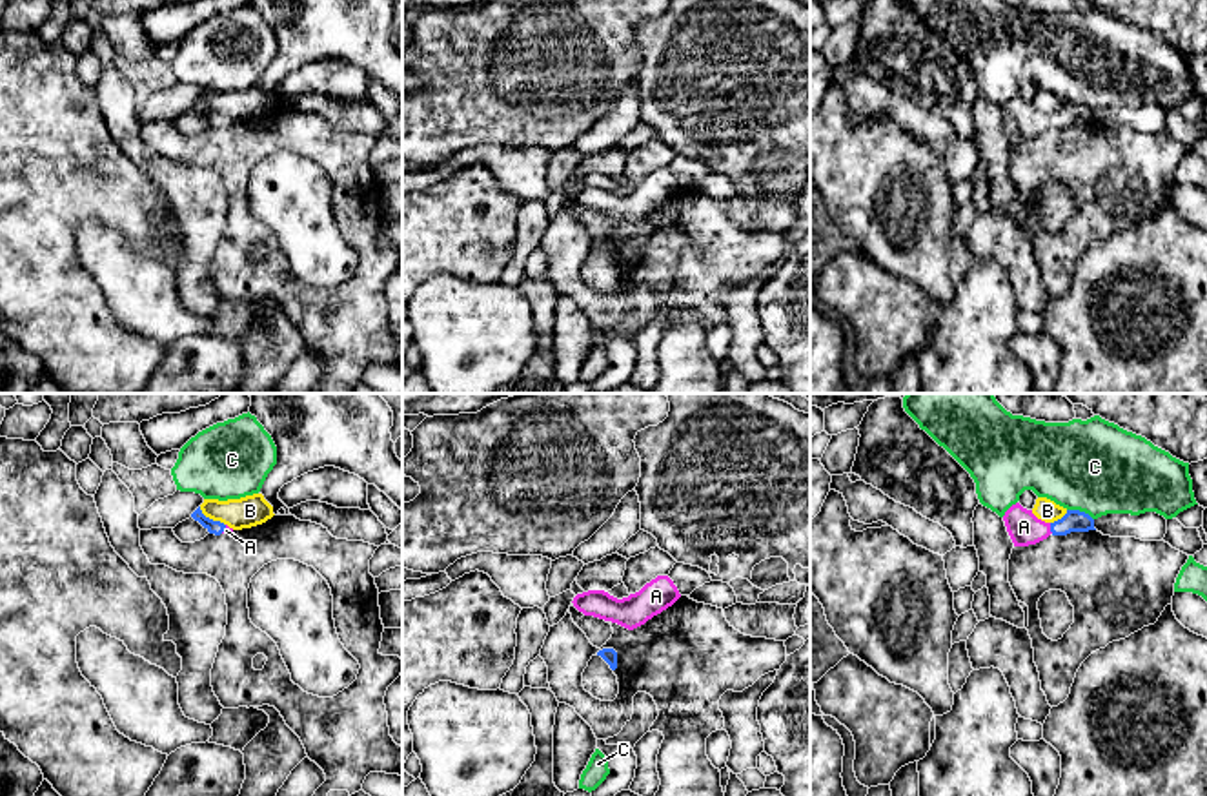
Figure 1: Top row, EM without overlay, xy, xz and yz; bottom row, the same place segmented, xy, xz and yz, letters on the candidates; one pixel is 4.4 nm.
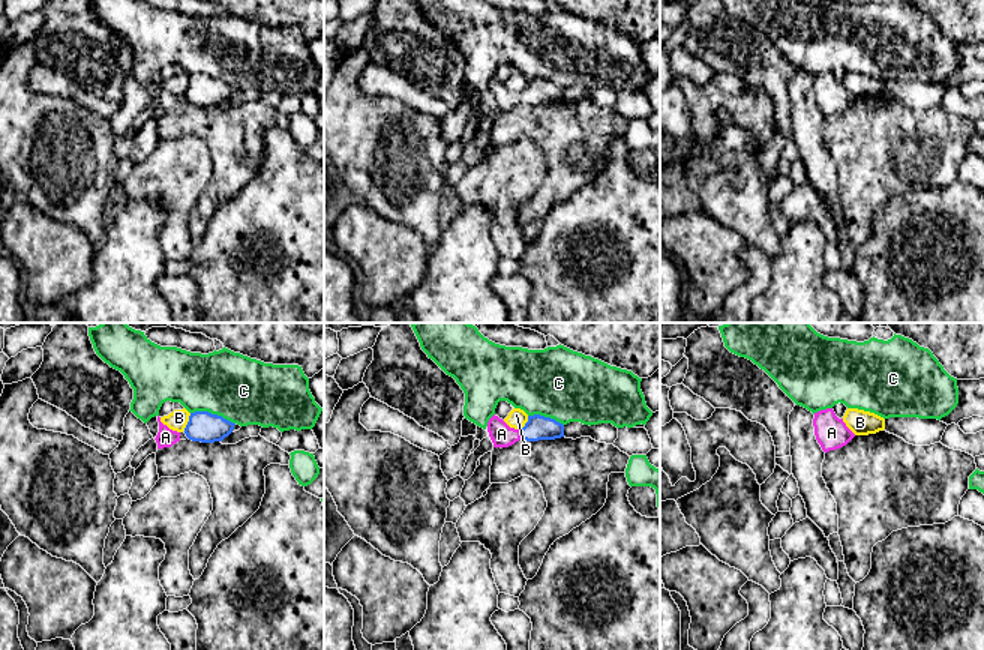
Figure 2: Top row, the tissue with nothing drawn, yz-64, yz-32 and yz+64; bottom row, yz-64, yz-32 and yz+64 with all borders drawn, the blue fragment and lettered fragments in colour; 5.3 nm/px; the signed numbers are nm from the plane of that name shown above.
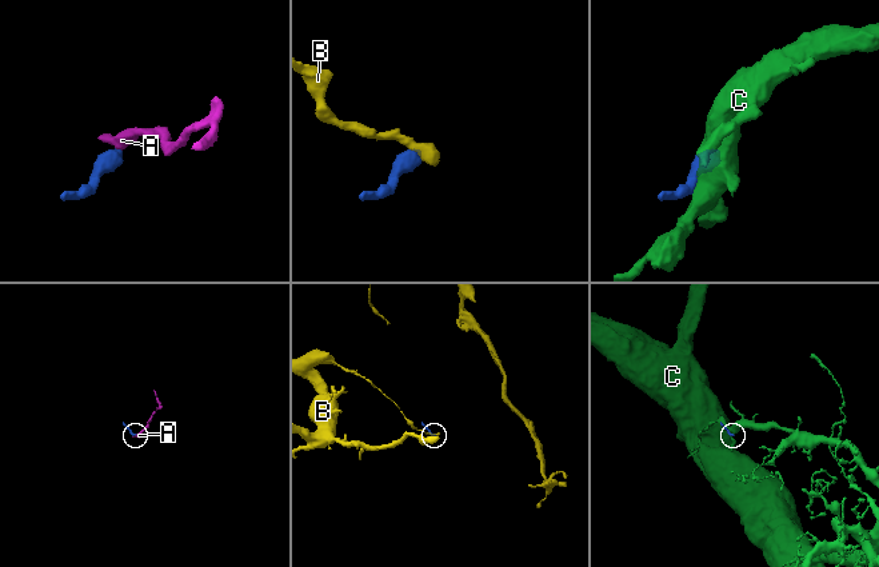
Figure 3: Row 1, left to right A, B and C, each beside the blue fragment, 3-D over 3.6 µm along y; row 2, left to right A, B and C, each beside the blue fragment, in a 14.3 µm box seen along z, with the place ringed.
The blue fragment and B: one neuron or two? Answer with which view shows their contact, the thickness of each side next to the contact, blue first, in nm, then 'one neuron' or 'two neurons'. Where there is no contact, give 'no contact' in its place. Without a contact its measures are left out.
contact in xy; calibres 60 and 140 nm; two neurons

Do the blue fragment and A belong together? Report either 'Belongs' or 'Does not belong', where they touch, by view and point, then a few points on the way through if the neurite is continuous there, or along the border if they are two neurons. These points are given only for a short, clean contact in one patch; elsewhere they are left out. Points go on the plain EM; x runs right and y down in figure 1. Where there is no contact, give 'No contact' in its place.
Belongs. Touches blue at yz (1051, 121). Path across: yz (1073, 113), (1051, 121), (1024, 119)

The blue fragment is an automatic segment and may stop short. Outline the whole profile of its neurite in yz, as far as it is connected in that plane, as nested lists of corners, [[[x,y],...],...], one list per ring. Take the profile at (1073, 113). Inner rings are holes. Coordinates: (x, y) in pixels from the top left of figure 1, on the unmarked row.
[[[1019,95],[1012,97],[1003,107],[1007,124],[1014,138],[1036,137],[1052,128],[1067,128],[1070,124],[1089,124],[1094,120],[1094,111],[1080,102],[1067,102],[1067,106],[1054,113],[1045,115],[1038,111],[1032,102],[1023,100]]]

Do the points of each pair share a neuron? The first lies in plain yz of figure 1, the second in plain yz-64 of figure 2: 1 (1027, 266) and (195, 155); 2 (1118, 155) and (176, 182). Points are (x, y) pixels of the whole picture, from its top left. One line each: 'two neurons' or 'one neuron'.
1: one neuron
2: two neurons

